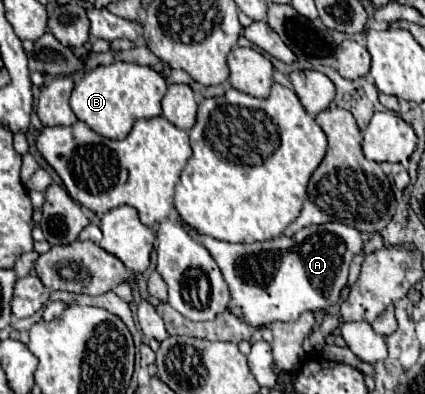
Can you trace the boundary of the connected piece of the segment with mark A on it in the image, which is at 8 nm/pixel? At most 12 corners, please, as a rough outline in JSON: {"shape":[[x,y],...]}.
{"shape":[[341,222],[197,240],[253,328],[339,302],[361,234]]}

